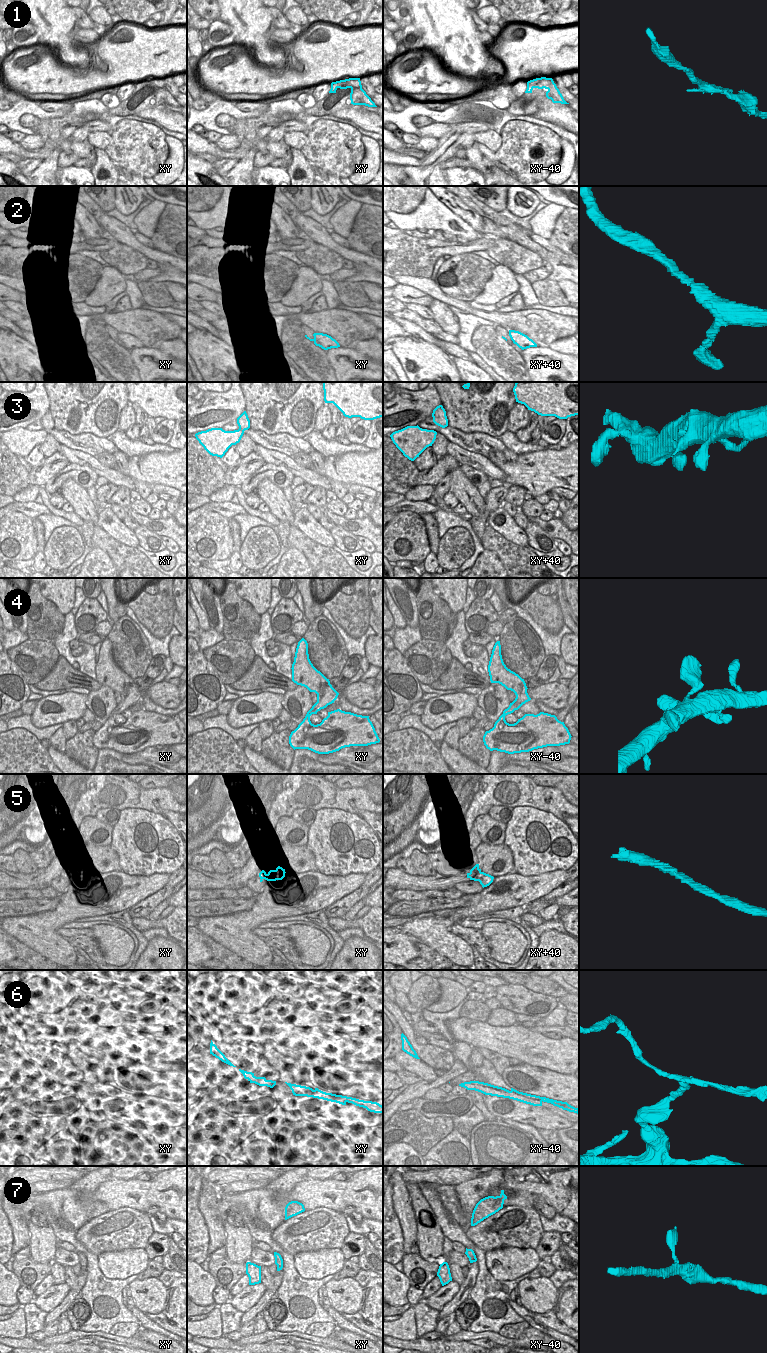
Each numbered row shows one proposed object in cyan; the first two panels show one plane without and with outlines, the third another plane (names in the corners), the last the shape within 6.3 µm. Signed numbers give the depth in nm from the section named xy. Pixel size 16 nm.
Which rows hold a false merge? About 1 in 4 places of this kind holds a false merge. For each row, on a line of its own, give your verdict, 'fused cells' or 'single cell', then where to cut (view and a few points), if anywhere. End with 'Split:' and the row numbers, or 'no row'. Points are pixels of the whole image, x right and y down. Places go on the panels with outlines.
1: single cell; no cut
2: single cell; no cut
3: single cell; no cut
4: single cell; no cut
5: single cell; no cut
6: fused cells; cut in xy-40 along (511, 1090), (517, 1094), (541, 1101)
7: single cell; no cut
Split: 6

